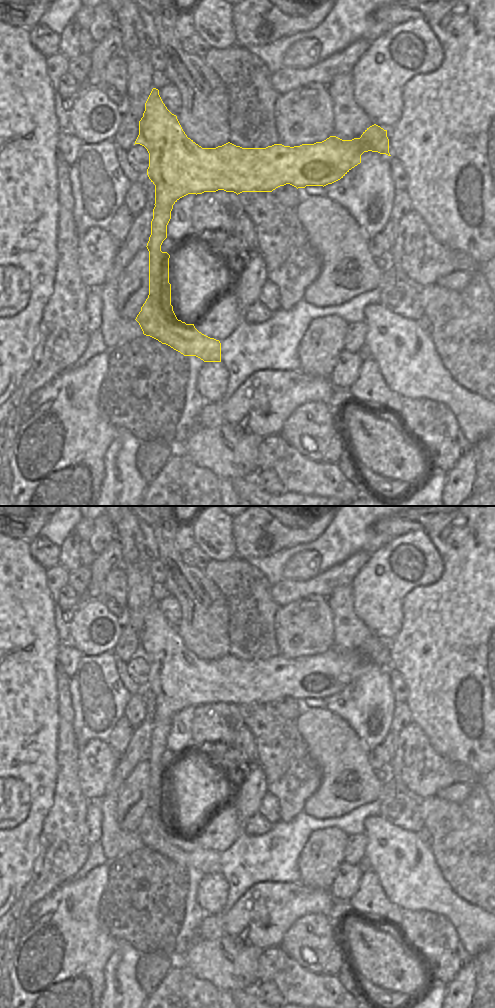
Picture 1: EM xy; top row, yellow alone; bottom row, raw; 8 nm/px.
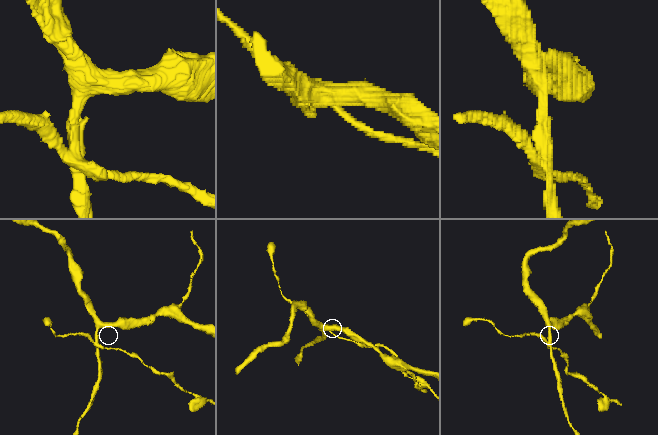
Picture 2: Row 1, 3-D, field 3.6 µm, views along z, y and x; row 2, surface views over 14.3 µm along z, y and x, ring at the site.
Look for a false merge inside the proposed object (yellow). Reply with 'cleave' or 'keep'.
cleave

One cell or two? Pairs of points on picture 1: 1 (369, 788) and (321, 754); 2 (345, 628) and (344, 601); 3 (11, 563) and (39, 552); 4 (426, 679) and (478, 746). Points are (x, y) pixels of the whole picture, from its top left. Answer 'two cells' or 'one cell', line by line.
1: one cell
2: one cell
3: two cells
4: one cell

